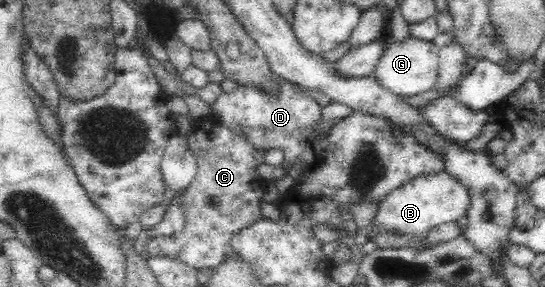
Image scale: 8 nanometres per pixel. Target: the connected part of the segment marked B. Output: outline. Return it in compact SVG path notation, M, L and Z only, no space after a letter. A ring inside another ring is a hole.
M445 170L412 177L379 201L377 213L372 220L373 230L369 236L381 231L409 236L427 235L433 227L463 217L469 209L469 203L469 190Z

